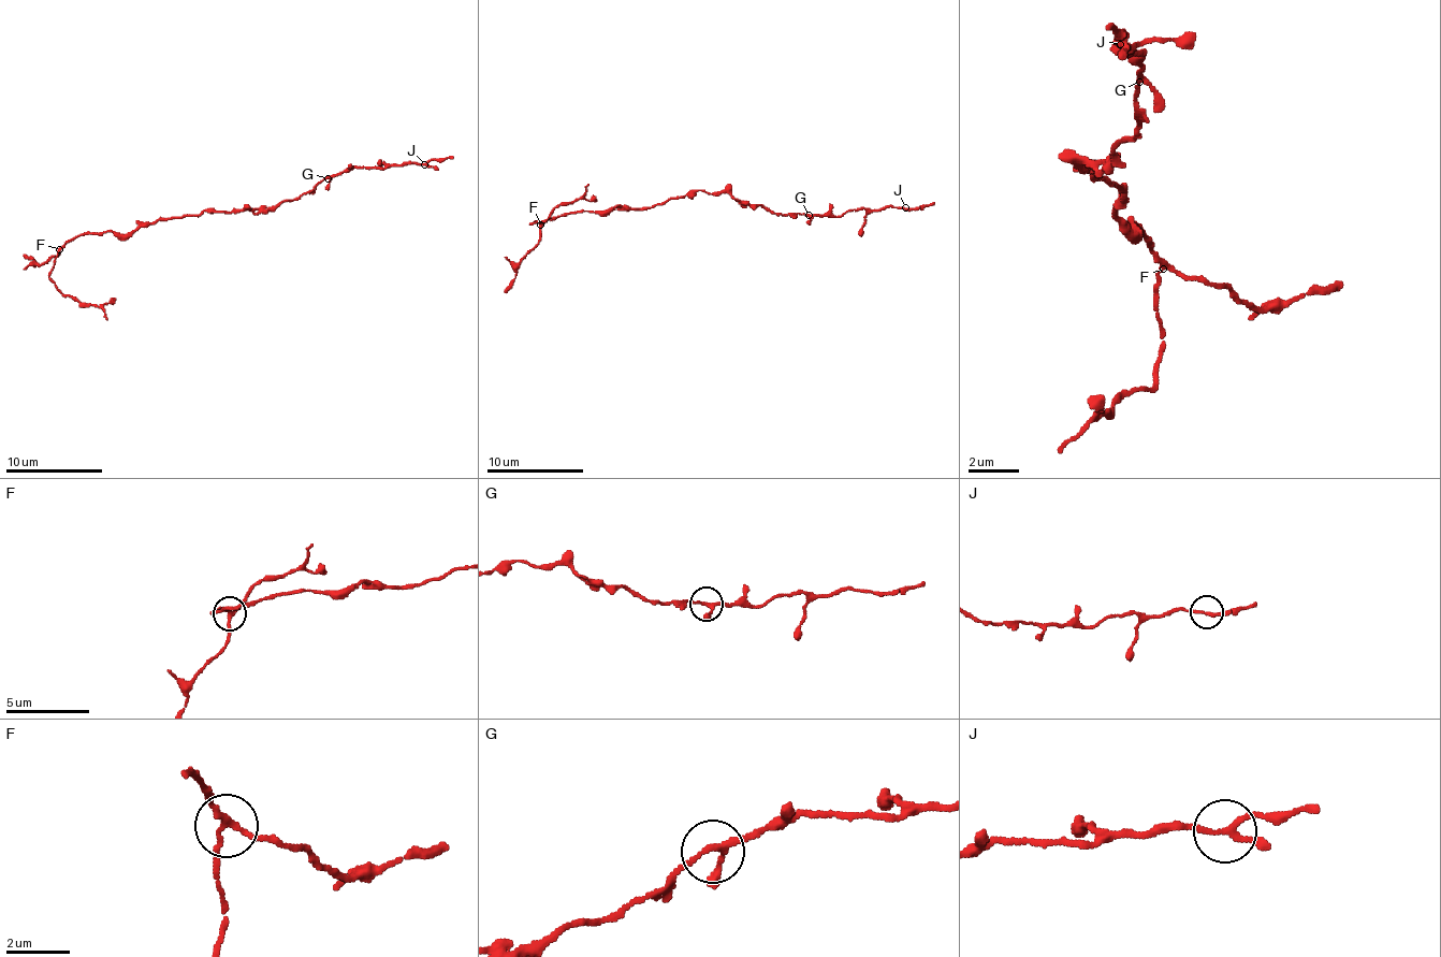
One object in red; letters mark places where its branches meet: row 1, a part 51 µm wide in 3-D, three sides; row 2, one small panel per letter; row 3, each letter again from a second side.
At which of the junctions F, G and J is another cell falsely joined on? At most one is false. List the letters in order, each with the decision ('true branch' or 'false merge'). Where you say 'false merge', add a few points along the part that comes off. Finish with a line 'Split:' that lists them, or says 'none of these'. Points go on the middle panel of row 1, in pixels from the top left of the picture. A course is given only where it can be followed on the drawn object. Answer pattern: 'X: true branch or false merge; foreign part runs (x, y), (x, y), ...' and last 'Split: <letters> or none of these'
F: false merge; foreign part runs (541, 225), (532, 222), (546, 220), (556, 207), (578, 200), (587, 184)
G: true branch
J: true branch
Split: F

